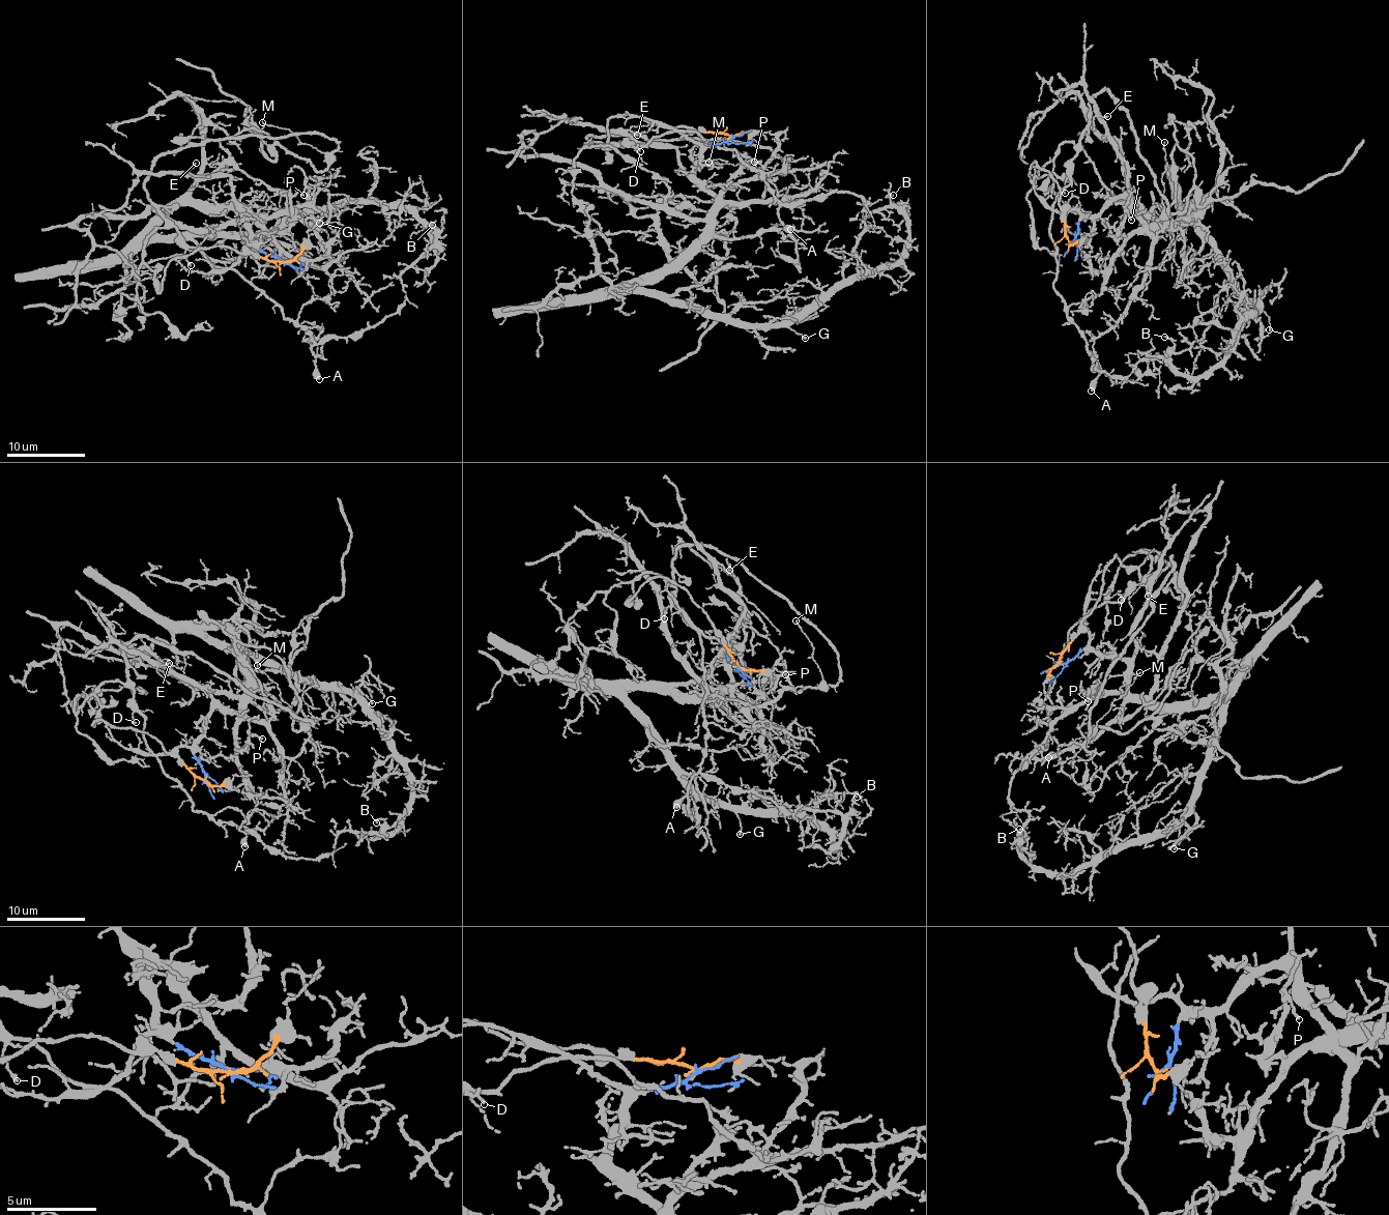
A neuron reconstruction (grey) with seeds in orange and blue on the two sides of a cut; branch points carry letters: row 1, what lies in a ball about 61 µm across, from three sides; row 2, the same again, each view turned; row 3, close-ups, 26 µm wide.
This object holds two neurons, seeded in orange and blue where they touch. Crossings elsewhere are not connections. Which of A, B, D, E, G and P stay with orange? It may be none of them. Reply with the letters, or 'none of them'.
A, D

